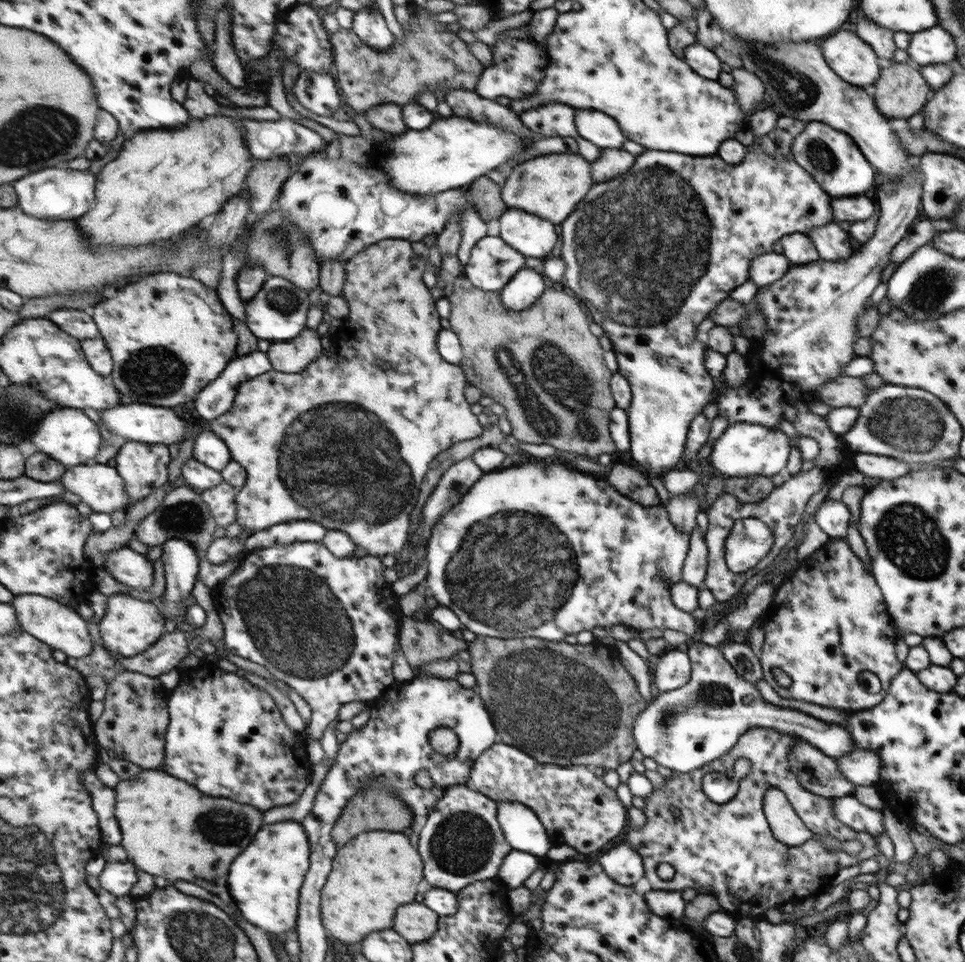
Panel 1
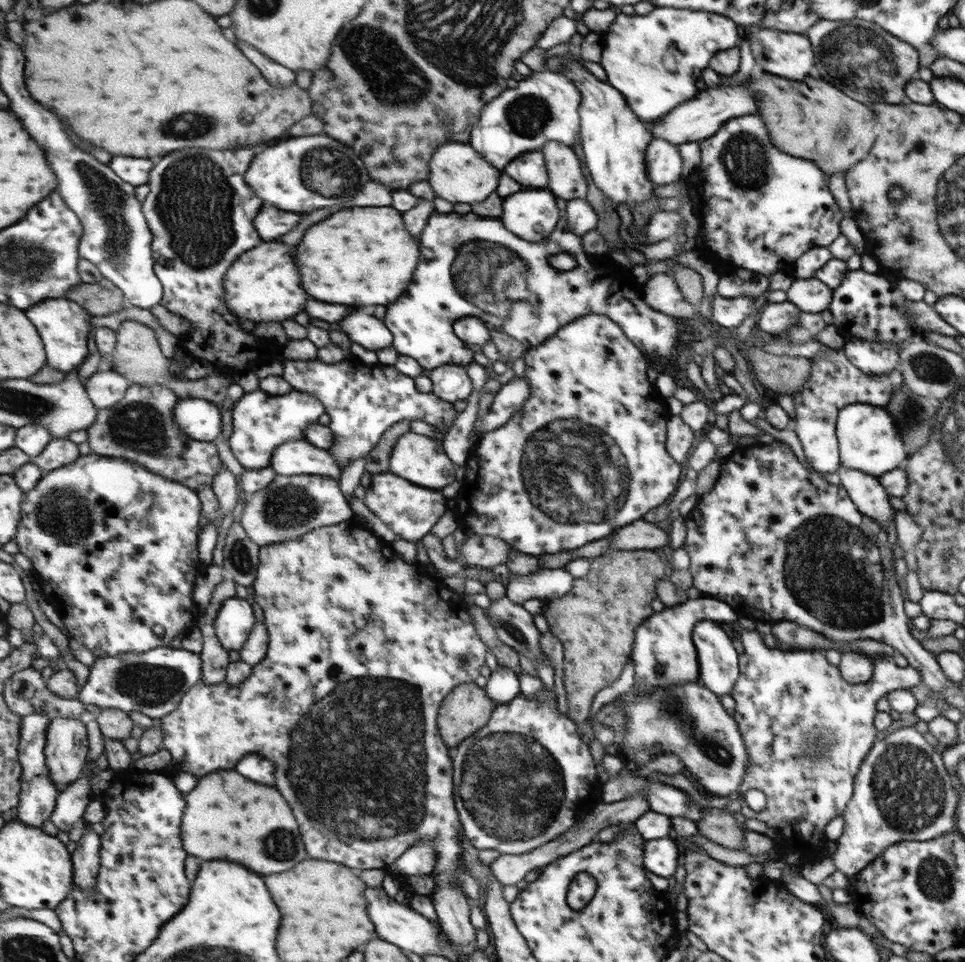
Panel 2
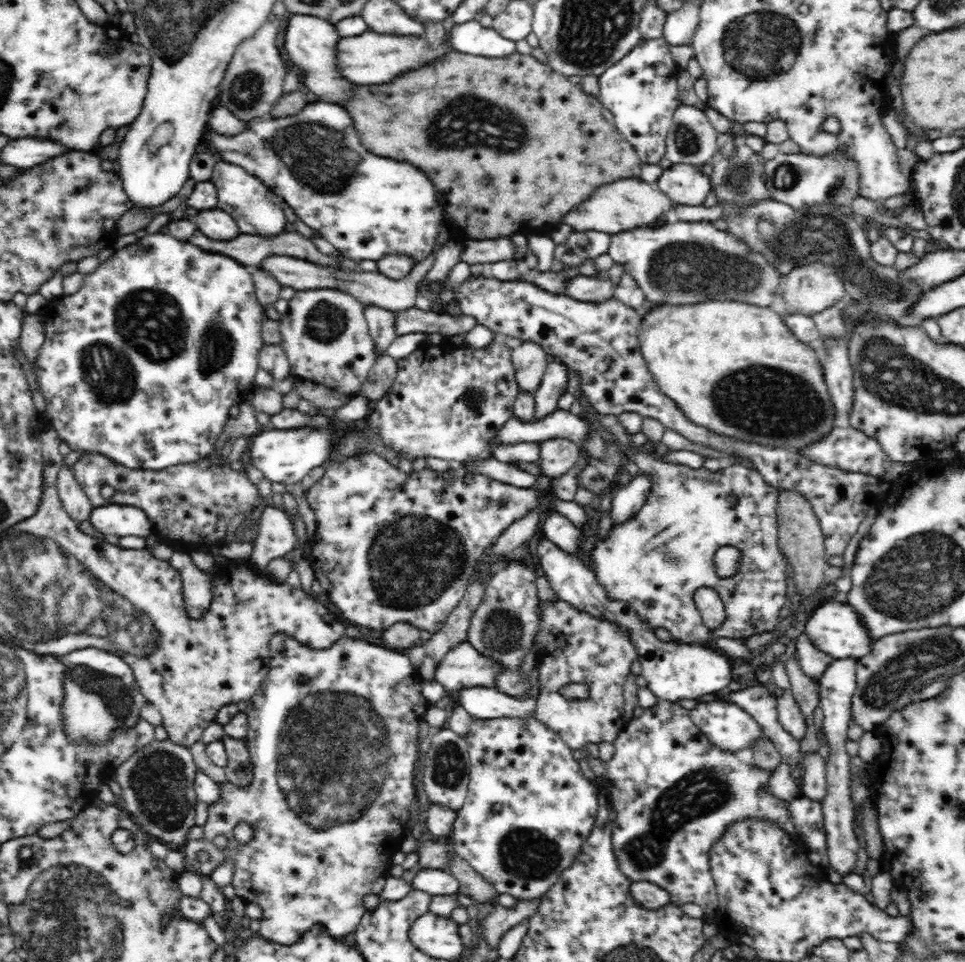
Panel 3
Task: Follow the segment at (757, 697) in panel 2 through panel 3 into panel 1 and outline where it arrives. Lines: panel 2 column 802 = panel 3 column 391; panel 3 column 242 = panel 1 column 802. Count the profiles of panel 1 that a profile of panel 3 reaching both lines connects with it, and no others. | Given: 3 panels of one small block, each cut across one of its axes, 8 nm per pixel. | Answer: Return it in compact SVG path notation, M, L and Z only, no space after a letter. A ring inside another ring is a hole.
M751 727L729 752L690 773L671 773L662 787L652 790L644 799L645 823L637 829L631 827L622 841L642 858L644 877L651 889L681 892L691 888L699 894L703 886L717 899L721 912L736 918L757 919L771 907L805 897L819 897L831 886L840 868L880 854L872 835L854 831L834 817L832 798L811 794L797 781L790 769L788 752L798 739L774 728ZM737 758L749 760L749 773L738 780L736 794L729 802L711 802L703 794L702 776L710 772L730 775ZM768 788L777 788L785 794L795 814L812 832L811 838L799 846L787 846L774 837L763 816L761 803ZM670 806L680 810L679 817L673 817ZM824 836L831 836L837 842L857 839L863 849L856 855L840 850L827 851L821 843ZM666 861L673 867L673 877L661 880L656 876L655 868Z

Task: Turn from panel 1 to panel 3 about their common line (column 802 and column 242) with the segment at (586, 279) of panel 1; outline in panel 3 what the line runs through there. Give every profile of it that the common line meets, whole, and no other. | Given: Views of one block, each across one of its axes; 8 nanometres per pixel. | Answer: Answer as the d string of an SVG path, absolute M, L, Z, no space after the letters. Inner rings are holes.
M222 158L217 159L210 180L217 188L217 208L224 210L234 218L238 228L247 235L276 236L286 232L286 216L284 215L284 201L256 175L250 173L240 165L232 165Z

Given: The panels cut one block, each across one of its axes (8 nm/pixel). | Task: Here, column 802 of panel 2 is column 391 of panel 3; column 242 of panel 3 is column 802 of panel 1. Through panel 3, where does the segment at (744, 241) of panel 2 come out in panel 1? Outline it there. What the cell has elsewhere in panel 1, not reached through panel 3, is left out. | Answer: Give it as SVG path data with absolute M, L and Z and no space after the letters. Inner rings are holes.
M806 121L803 130L790 144L790 157L809 171L830 199L863 194L873 184L873 168L850 135L827 126L827 123Z

